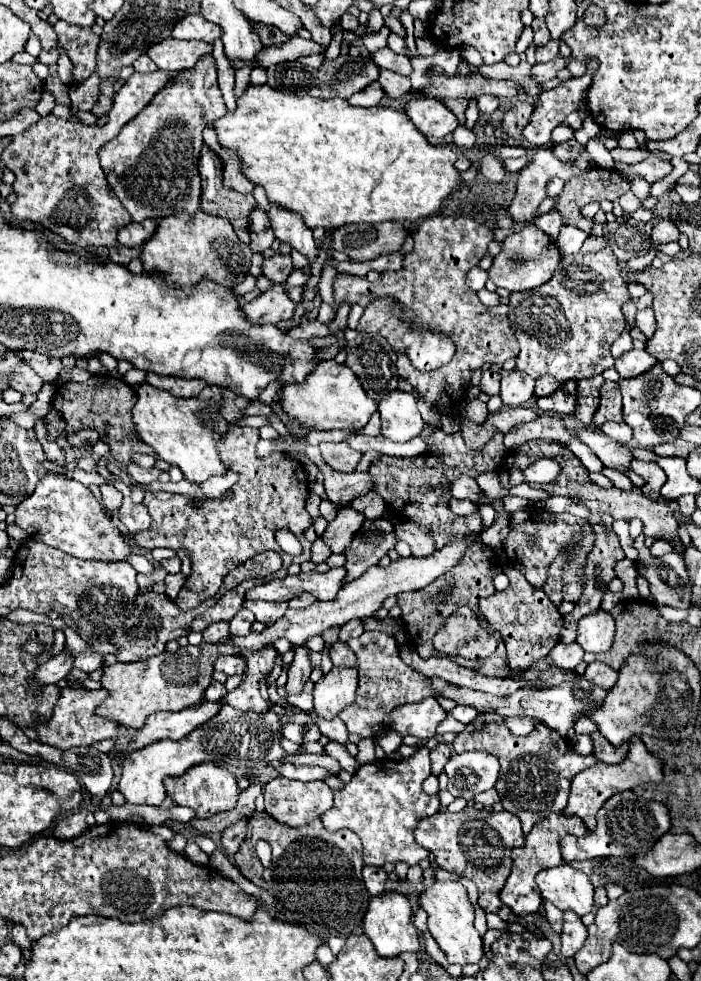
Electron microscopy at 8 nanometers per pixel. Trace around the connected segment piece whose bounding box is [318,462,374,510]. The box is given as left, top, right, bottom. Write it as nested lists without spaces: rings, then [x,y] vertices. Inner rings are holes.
[[[324,462],[318,464],[322,474],[324,474],[324,488],[326,496],[332,504],[340,508],[350,506],[350,502],[358,496],[364,496],[372,490],[374,480],[370,478],[368,472],[354,472],[354,474],[338,474],[336,470],[330,470]]]

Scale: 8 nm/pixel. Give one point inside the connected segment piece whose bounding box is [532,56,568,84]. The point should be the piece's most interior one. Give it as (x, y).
(540, 72)

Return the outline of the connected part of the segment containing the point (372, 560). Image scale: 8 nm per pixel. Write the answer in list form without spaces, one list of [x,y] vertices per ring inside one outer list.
[[[382,516],[378,520],[366,520],[362,530],[354,536],[352,544],[346,548],[346,582],[360,578],[370,566],[378,564],[382,556],[396,546],[396,534],[392,522]]]

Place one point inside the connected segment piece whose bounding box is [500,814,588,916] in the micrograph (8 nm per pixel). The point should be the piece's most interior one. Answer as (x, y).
(520, 893)

